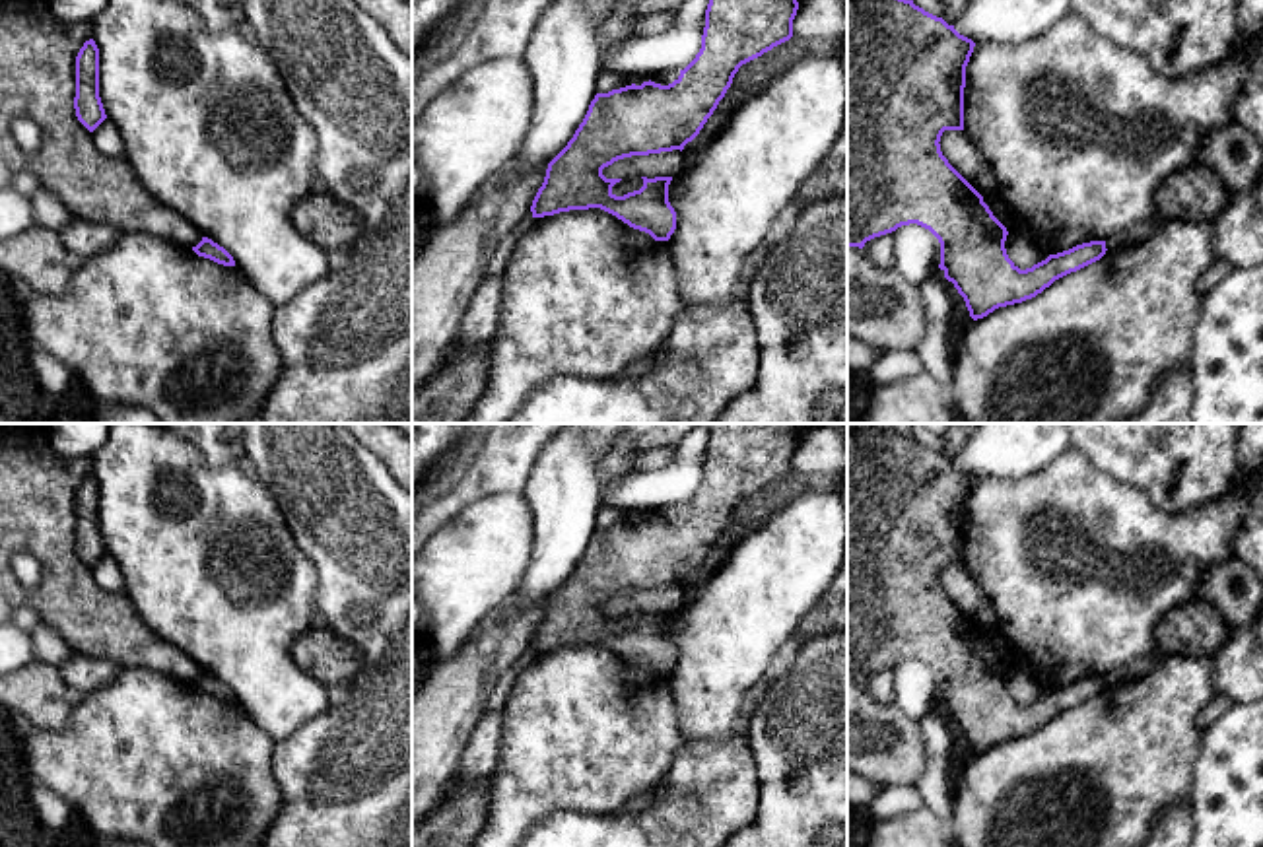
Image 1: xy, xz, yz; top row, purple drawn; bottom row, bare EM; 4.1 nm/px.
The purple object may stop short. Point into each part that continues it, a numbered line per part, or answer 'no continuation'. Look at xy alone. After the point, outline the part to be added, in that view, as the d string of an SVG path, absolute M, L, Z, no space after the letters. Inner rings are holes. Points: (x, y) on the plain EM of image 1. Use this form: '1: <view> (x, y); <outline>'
no continuation

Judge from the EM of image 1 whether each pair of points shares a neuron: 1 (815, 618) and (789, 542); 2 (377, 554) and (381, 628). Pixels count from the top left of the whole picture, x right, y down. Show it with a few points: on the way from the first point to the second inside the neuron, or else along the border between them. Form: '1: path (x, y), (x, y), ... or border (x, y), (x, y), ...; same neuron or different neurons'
1: border (826, 589), (791, 638); different neurons
2: path (381, 572), (381, 610); same neuron

